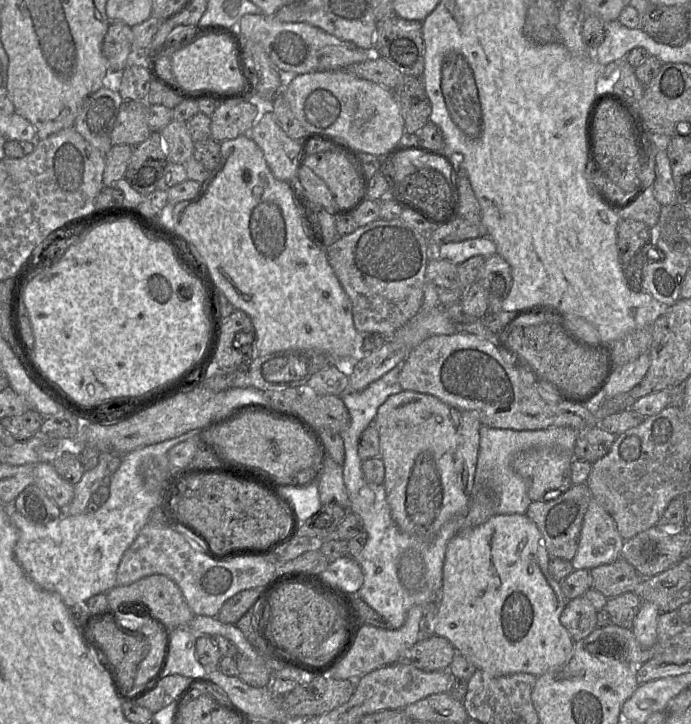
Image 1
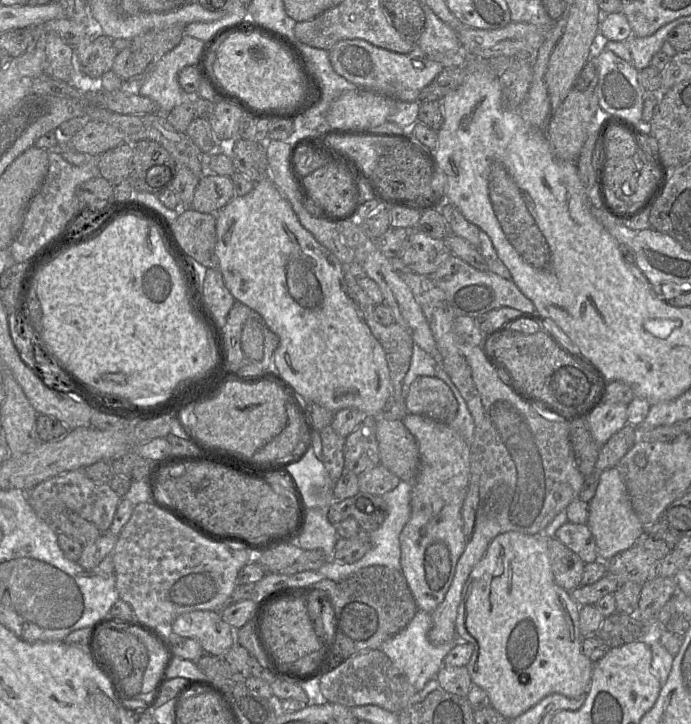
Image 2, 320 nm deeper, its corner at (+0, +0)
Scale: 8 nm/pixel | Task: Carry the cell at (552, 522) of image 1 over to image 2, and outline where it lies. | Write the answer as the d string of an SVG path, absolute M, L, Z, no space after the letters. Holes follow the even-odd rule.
M567 521L557 529L554 538L575 552L585 564L600 560L595 539L587 524Z

